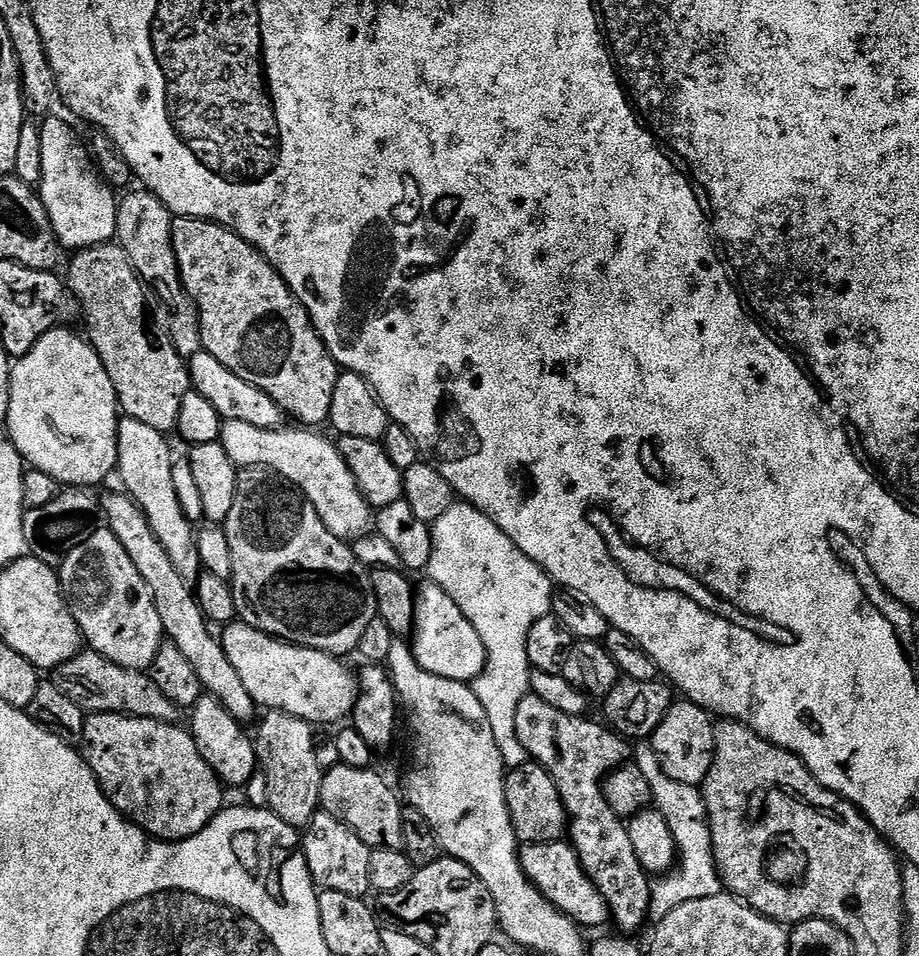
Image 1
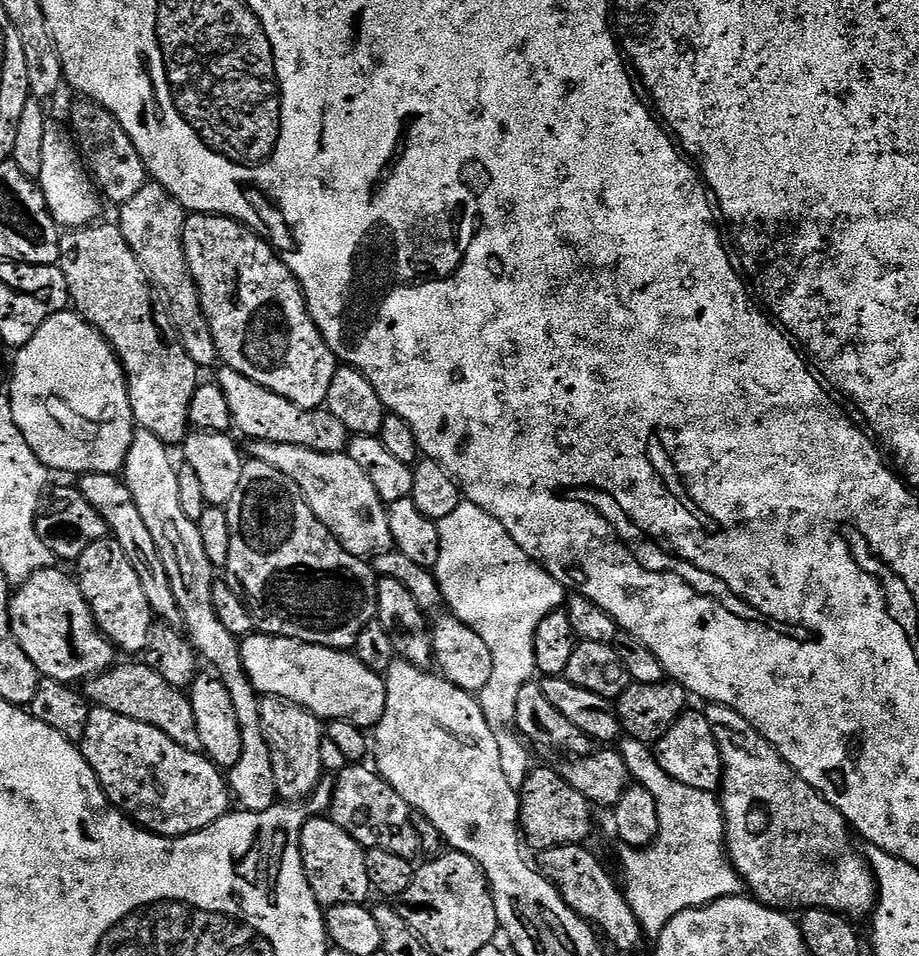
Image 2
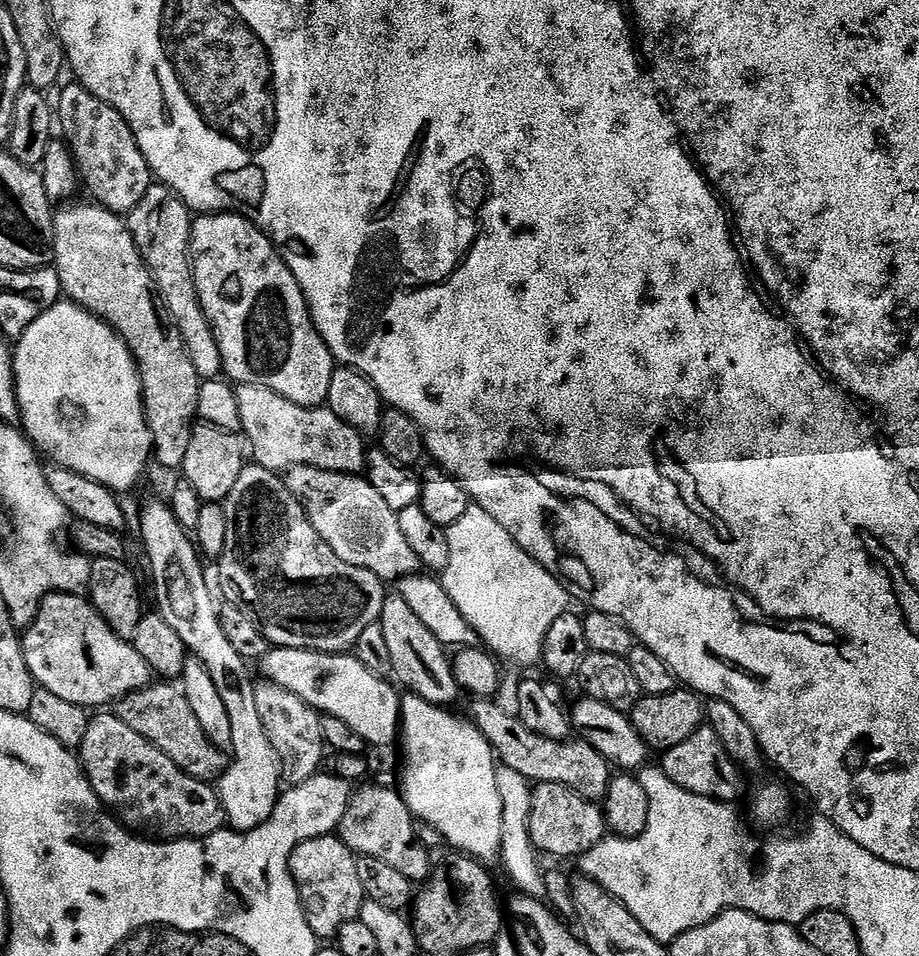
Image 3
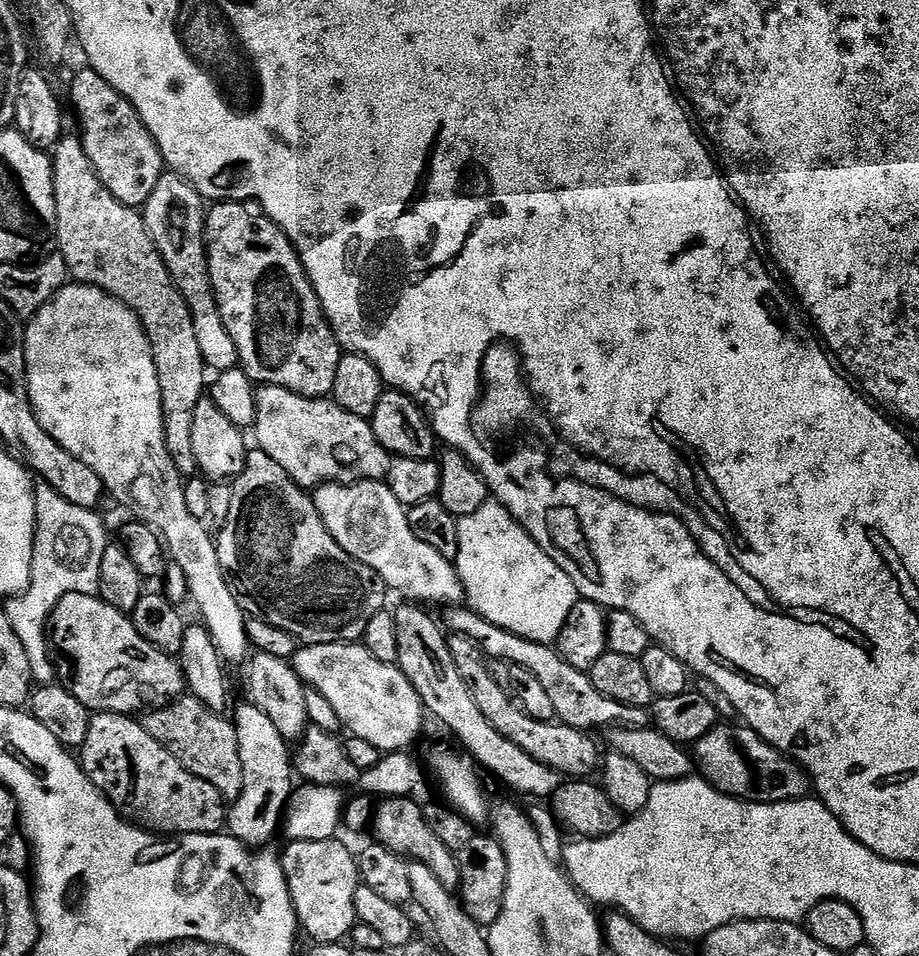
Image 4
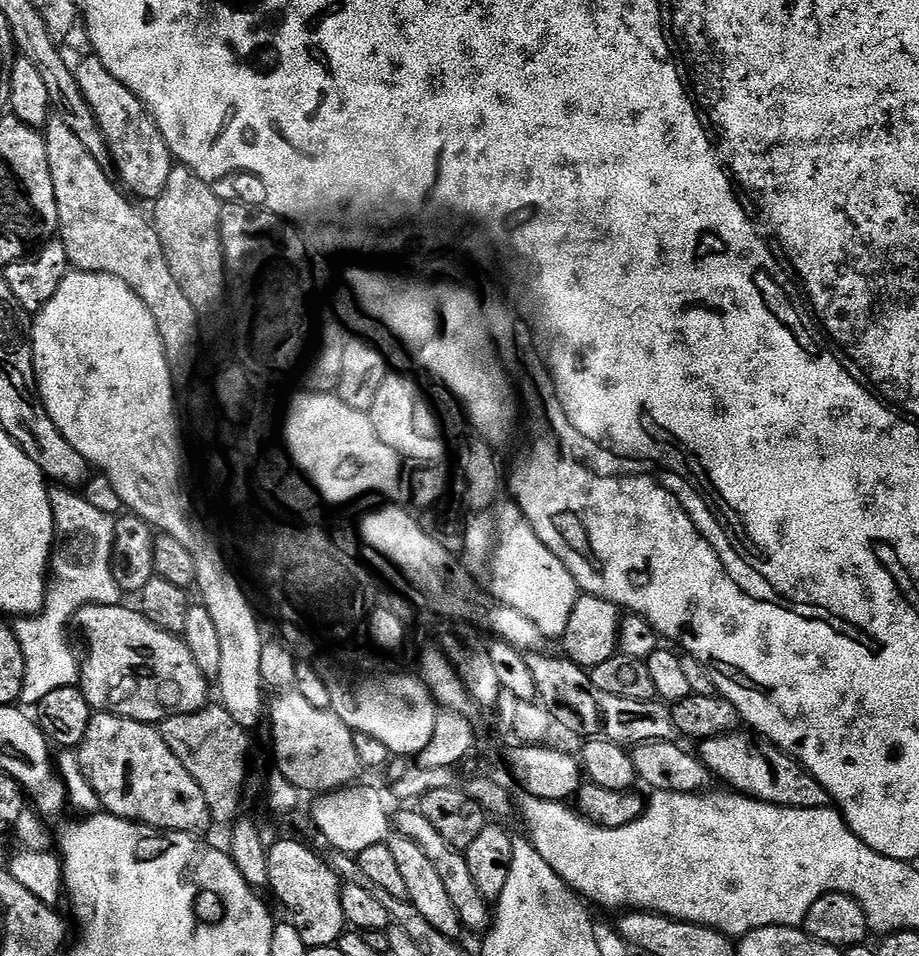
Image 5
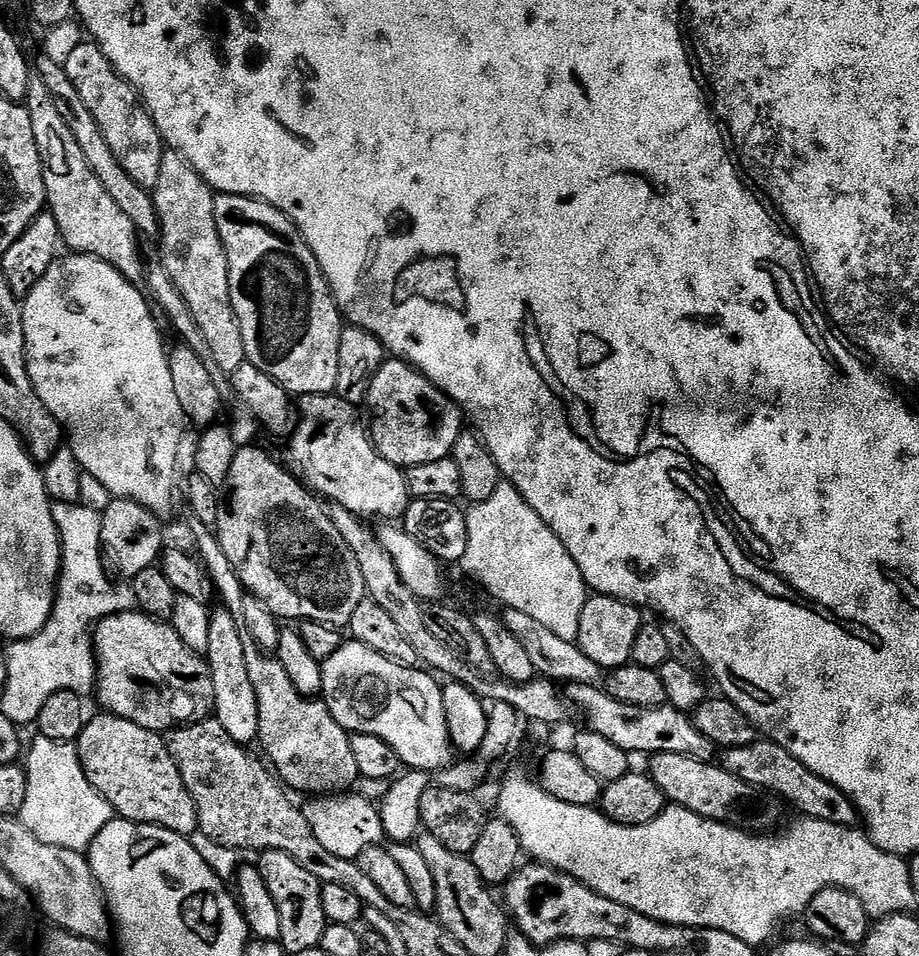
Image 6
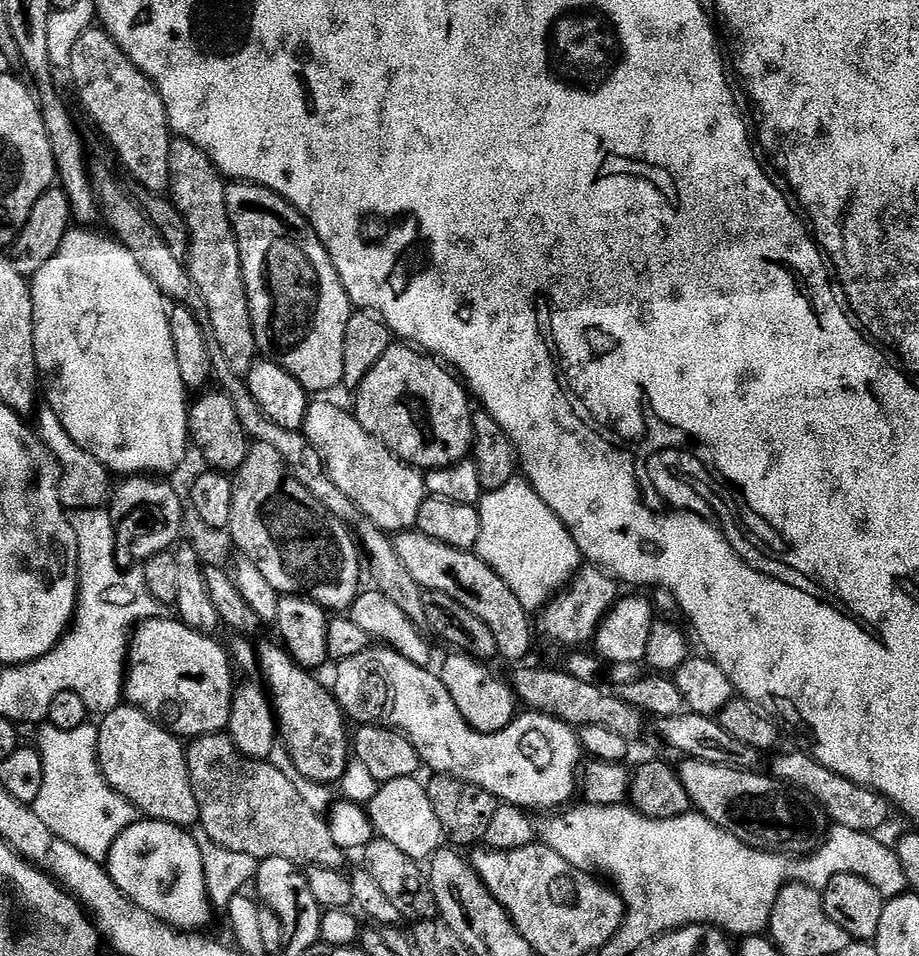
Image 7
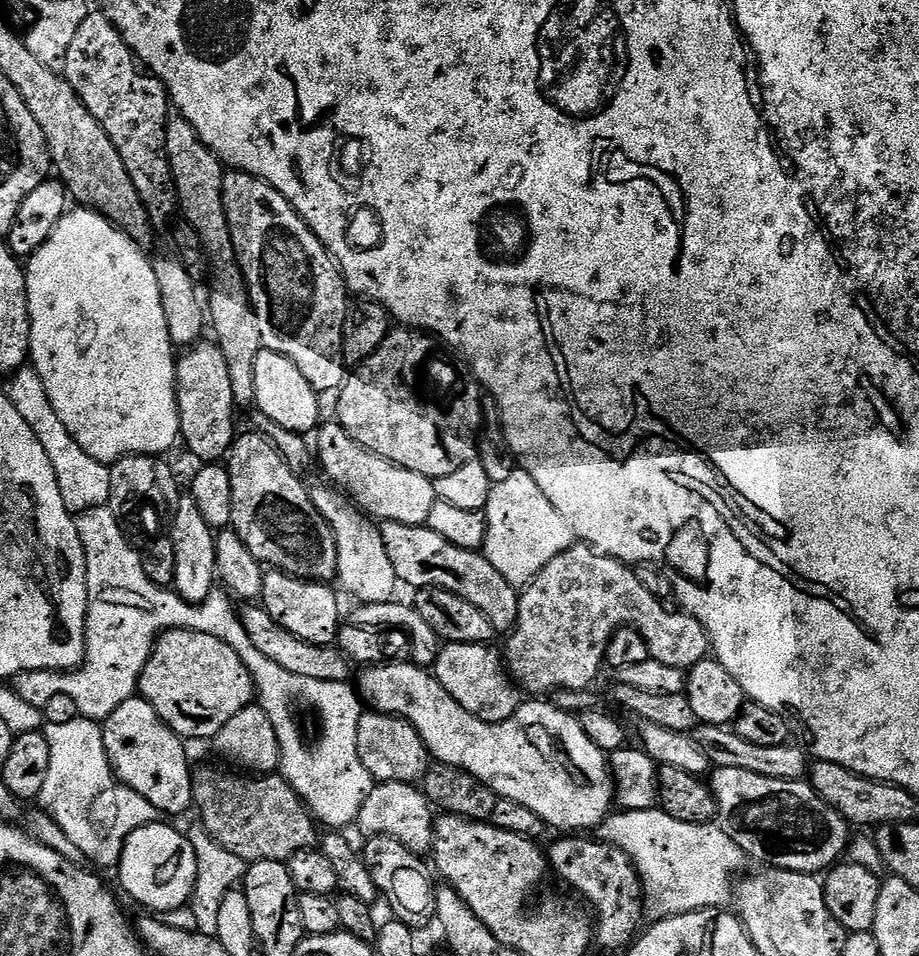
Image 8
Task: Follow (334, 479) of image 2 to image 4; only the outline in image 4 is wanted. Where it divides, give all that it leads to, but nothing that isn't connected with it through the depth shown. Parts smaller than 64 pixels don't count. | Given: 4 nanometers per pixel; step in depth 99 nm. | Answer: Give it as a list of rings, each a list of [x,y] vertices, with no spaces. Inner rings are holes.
[[[359,480],[356,484],[321,484],[311,493],[326,530],[359,562],[370,566],[392,588],[409,601],[439,606],[456,606],[465,599],[460,575],[453,561],[442,558],[434,546],[426,546],[414,530],[410,530],[408,508],[394,498],[387,483]]]

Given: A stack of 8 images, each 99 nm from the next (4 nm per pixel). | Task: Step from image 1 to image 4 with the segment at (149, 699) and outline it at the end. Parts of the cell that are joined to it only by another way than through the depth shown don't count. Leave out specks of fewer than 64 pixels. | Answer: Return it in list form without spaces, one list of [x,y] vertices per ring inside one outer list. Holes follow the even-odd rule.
[[[185,694],[162,708],[145,711],[142,723],[159,744],[177,756],[190,774],[213,784],[225,801],[239,799],[243,789],[242,761],[239,758],[238,734],[231,719],[219,712],[212,712],[198,697]]]

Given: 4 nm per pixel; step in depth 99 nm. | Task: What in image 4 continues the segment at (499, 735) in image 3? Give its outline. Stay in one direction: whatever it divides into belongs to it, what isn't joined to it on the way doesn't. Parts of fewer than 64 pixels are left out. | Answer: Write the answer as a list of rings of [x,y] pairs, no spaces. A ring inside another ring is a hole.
[[[457,632],[448,636],[448,649],[450,658],[454,658],[454,667],[457,668],[462,682],[466,682],[466,690],[474,694],[474,703],[478,710],[489,720],[490,726],[502,734],[502,738],[510,738],[518,750],[526,750],[536,760],[555,768],[564,778],[592,778],[597,775],[602,764],[602,751],[591,740],[589,733],[583,728],[566,726],[551,720],[535,720],[533,716],[527,716],[523,708],[516,703],[515,699],[506,691],[505,685],[496,681],[496,676],[491,672],[489,661],[482,650]]]

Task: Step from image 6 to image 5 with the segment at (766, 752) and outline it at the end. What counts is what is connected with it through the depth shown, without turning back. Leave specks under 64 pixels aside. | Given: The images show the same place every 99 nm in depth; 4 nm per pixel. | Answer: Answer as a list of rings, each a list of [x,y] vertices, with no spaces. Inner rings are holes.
[[[737,730],[703,741],[699,745],[698,755],[713,777],[717,781],[725,780],[732,787],[729,789],[733,793],[761,800],[763,804],[779,804],[782,808],[829,807],[828,791],[812,777],[812,773],[799,760],[779,750],[773,751],[773,756],[767,756],[763,746],[765,747],[755,735]]]

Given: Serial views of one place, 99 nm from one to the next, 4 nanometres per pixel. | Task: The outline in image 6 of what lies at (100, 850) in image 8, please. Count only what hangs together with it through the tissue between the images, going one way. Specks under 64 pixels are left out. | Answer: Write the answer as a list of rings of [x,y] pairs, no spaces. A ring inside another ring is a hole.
[[[43,734],[37,737],[26,754],[27,796],[19,817],[47,845],[87,851],[101,830],[115,819],[115,808],[89,780],[75,741],[50,739]]]

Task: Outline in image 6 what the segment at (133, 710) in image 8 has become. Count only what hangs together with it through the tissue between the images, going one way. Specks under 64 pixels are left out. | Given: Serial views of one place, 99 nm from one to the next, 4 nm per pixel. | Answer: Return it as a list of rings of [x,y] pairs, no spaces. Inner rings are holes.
[[[97,714],[86,726],[78,741],[80,758],[88,772],[89,780],[113,805],[123,819],[135,820],[138,824],[158,824],[172,832],[192,834],[198,828],[198,813],[191,792],[184,782],[184,776],[172,757],[165,737],[158,732],[146,730],[133,720],[111,714]]]

